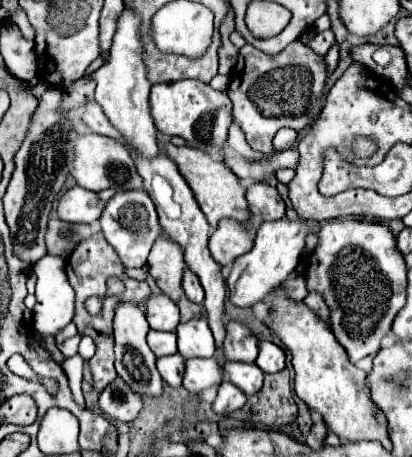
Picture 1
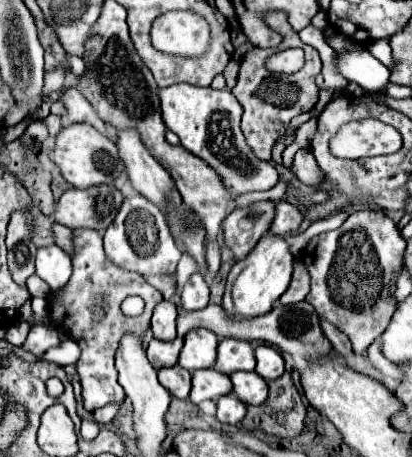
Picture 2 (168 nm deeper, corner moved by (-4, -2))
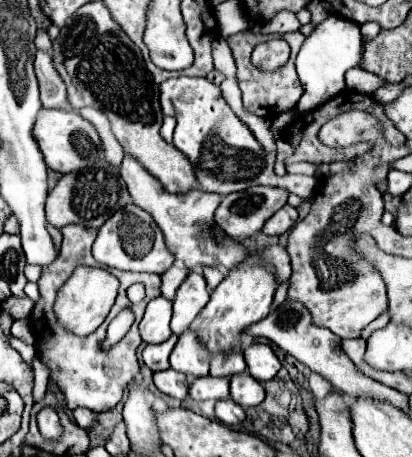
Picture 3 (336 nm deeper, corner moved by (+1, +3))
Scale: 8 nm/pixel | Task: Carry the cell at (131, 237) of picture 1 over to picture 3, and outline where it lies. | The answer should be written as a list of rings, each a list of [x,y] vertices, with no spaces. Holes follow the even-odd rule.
[[[132,202],[126,204],[126,208],[114,212],[104,222],[104,226],[98,230],[98,238],[92,246],[92,254],[104,266],[118,268],[118,270],[130,270],[130,272],[164,274],[174,262],[174,256],[168,250],[158,224],[152,222],[152,216],[148,212],[140,210]]]

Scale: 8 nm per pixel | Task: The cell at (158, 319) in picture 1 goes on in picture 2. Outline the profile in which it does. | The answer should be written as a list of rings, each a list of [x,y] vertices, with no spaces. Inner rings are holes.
[[[161,301],[151,317],[153,337],[159,341],[173,341],[177,325],[177,307],[171,301]]]

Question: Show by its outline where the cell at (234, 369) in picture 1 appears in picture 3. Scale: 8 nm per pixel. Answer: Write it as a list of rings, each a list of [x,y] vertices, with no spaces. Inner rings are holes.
[[[248,372],[236,374],[230,378],[230,398],[244,408],[258,406],[264,400],[264,386]]]

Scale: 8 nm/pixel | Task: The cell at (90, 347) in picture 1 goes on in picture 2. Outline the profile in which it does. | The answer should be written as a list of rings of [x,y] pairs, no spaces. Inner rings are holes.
[[[65,339],[65,341],[61,341],[57,347],[47,349],[47,351],[43,353],[43,359],[49,361],[49,363],[55,363],[55,365],[65,367],[65,365],[75,363],[75,361],[79,359],[79,355],[81,355],[81,349],[77,347],[77,343],[71,341],[71,339]]]

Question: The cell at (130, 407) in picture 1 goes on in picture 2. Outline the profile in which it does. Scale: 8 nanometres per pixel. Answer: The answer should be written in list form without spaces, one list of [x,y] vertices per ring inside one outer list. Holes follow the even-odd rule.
[[[105,405],[105,407],[97,409],[97,411],[93,411],[91,415],[93,415],[93,421],[95,421],[95,423],[107,425],[107,423],[111,423],[111,421],[113,421],[113,417],[117,415],[117,411],[119,411],[119,409],[121,409],[121,405]]]

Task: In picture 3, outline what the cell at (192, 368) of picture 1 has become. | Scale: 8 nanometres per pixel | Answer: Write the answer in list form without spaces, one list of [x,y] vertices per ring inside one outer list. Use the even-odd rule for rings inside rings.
[[[200,376],[194,378],[190,384],[190,396],[194,400],[224,400],[228,398],[228,378],[214,378],[214,376]]]

